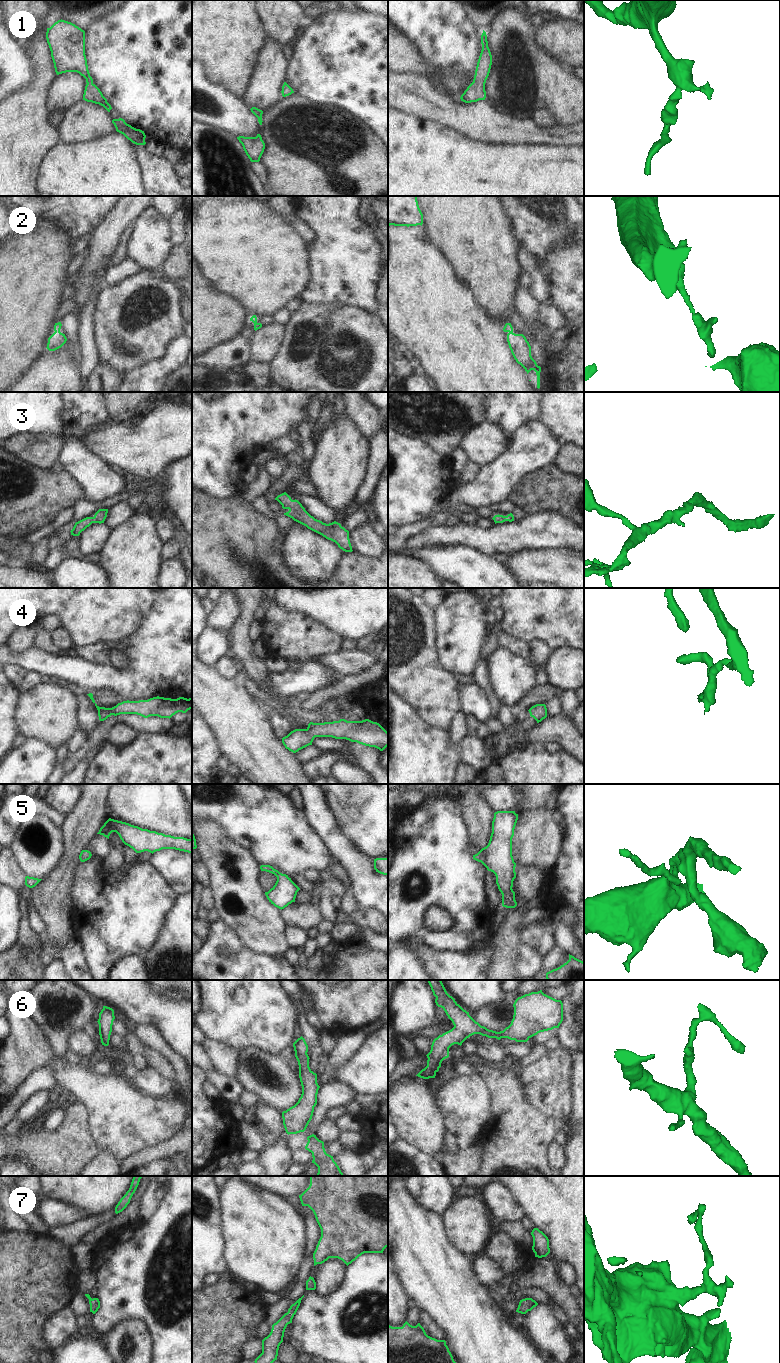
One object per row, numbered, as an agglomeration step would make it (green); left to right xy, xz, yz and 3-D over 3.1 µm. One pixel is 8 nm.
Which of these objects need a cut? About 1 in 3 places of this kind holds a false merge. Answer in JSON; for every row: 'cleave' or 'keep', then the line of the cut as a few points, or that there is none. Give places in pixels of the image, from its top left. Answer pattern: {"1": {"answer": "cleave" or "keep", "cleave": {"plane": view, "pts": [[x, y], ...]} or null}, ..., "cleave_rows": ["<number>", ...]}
{"1": {"answer": "keep", "cleave": null}, "2": {"answer": "keep", "cleave": null}, "3": {"answer": "keep", "cleave": null}, "4": {"answer": "keep", "cleave": null}, "5": {"answer": "keep", "cleave": null}, "6": {"answer": "keep", "cleave": null}, "7": {"answer": "keep", "cleave": null}, "cleave_rows": []}

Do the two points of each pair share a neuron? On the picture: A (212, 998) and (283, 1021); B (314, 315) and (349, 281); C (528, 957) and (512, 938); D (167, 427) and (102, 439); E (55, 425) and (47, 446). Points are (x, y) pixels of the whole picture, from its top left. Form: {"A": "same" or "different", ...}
{"A": "same", "B": "different", "C": "different", "D": "same", "E": "different"}

